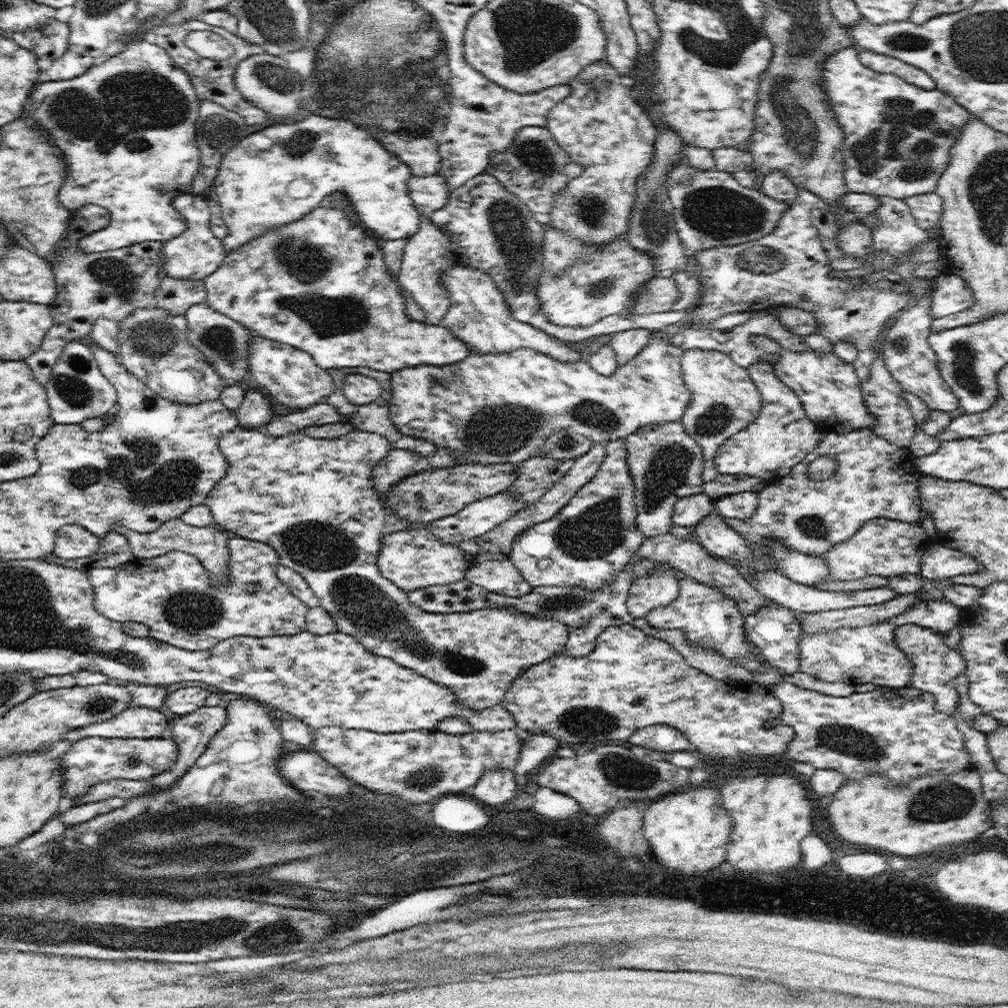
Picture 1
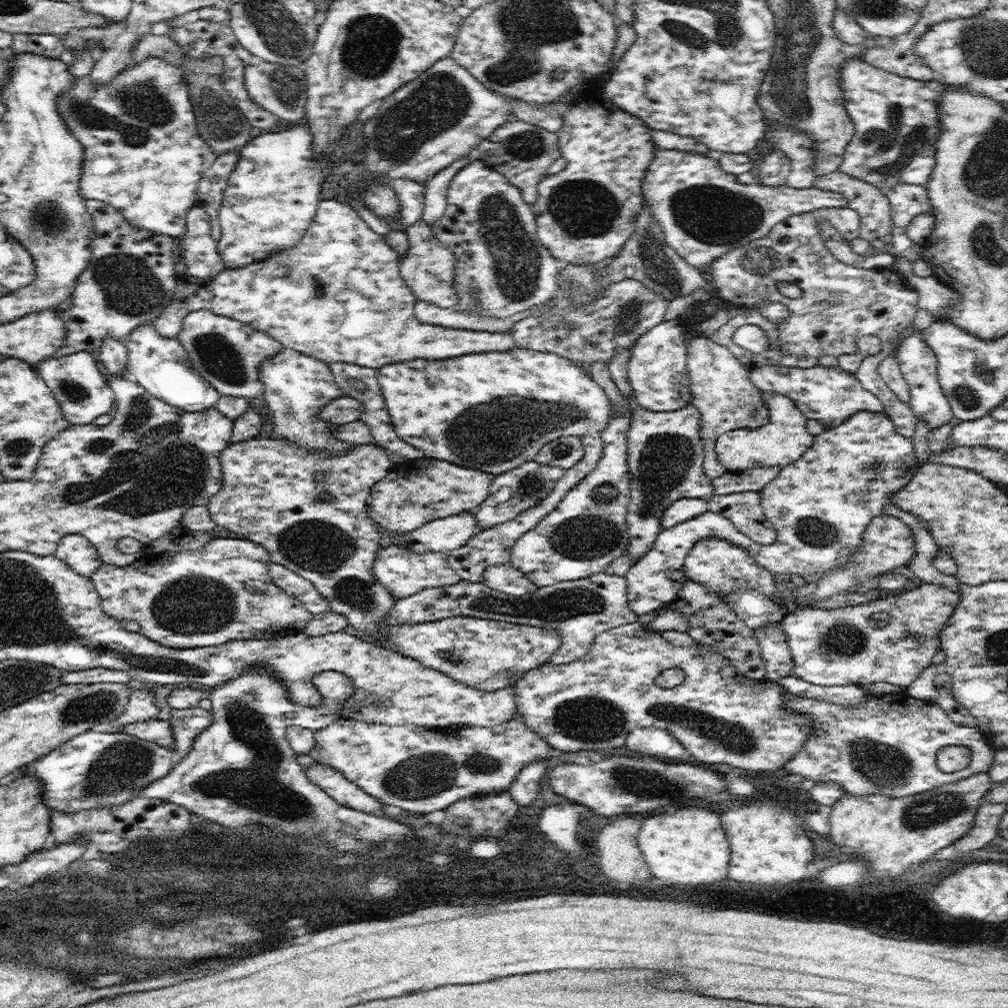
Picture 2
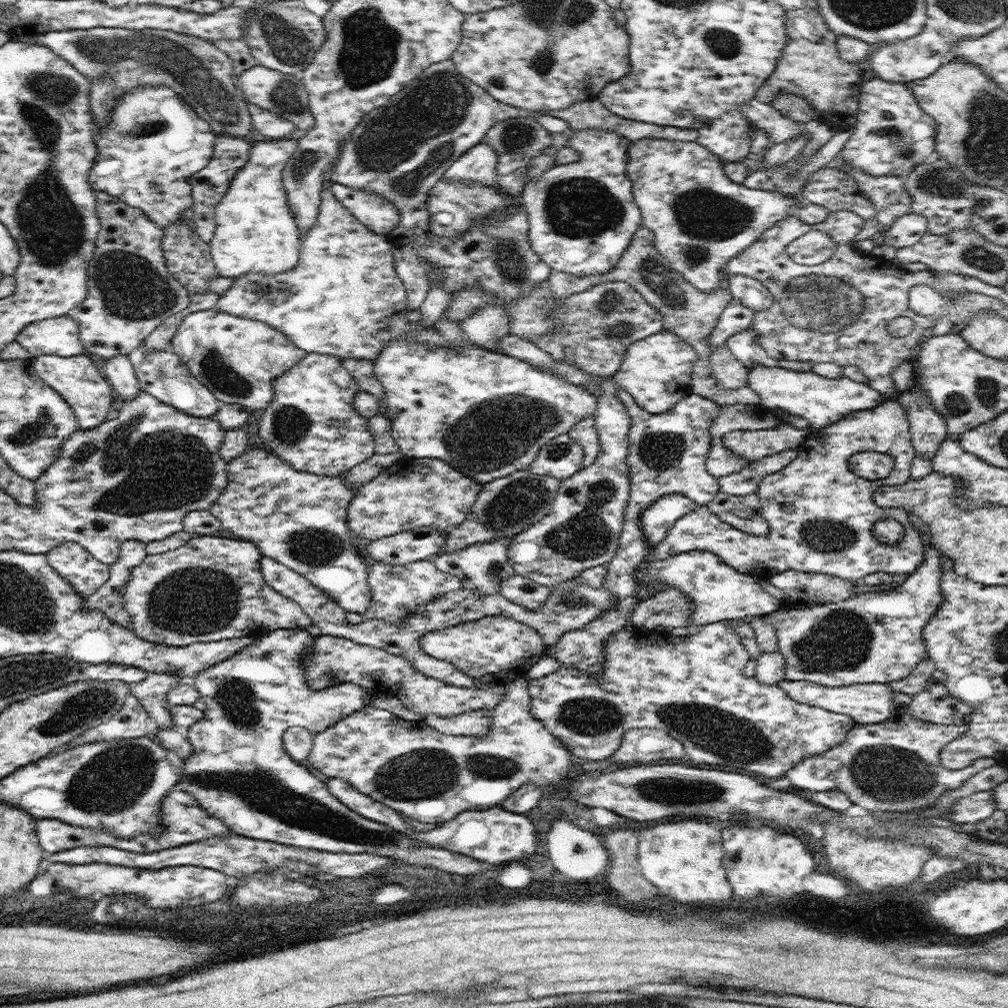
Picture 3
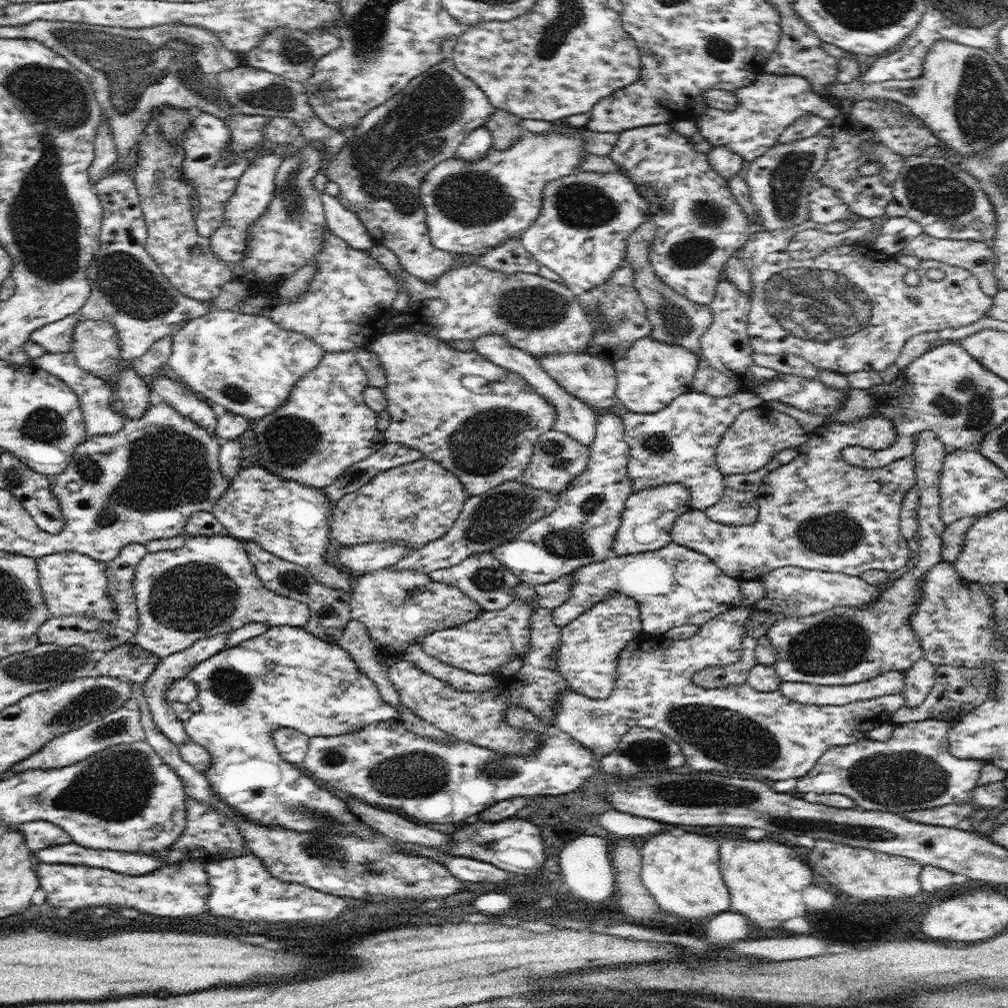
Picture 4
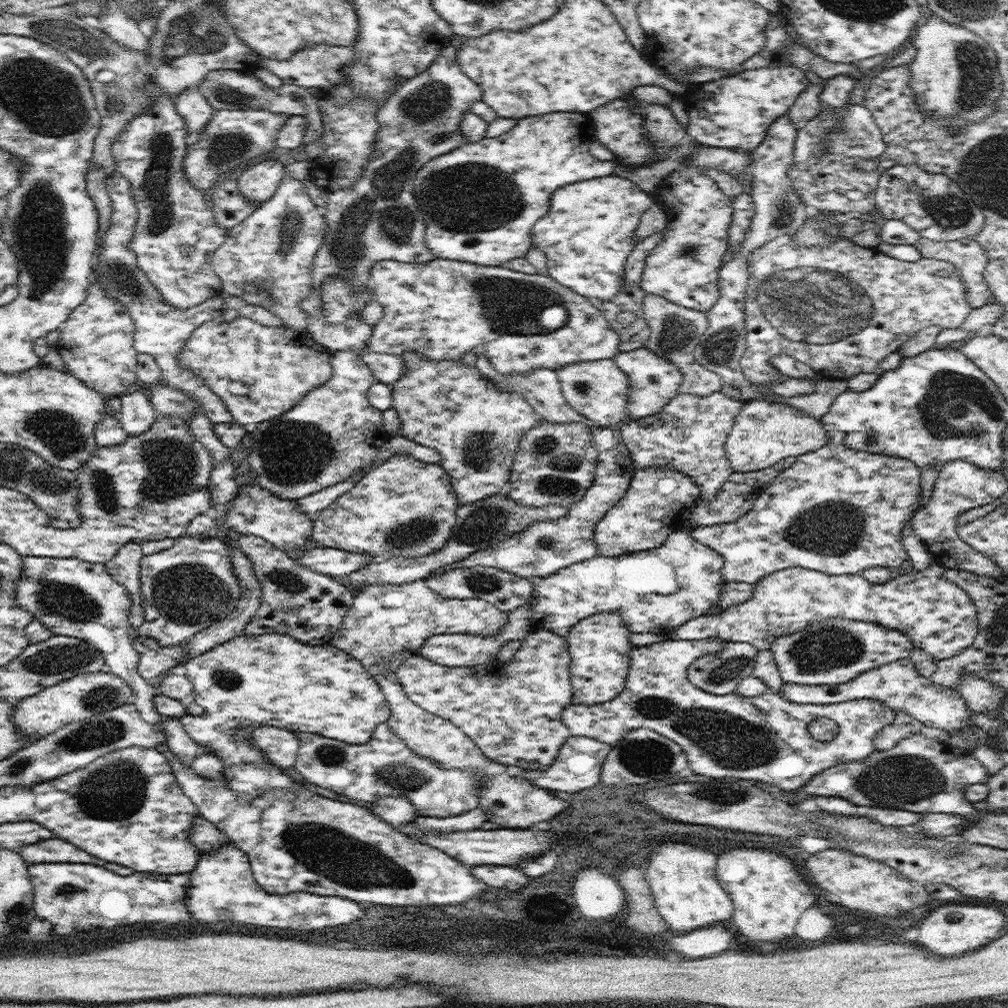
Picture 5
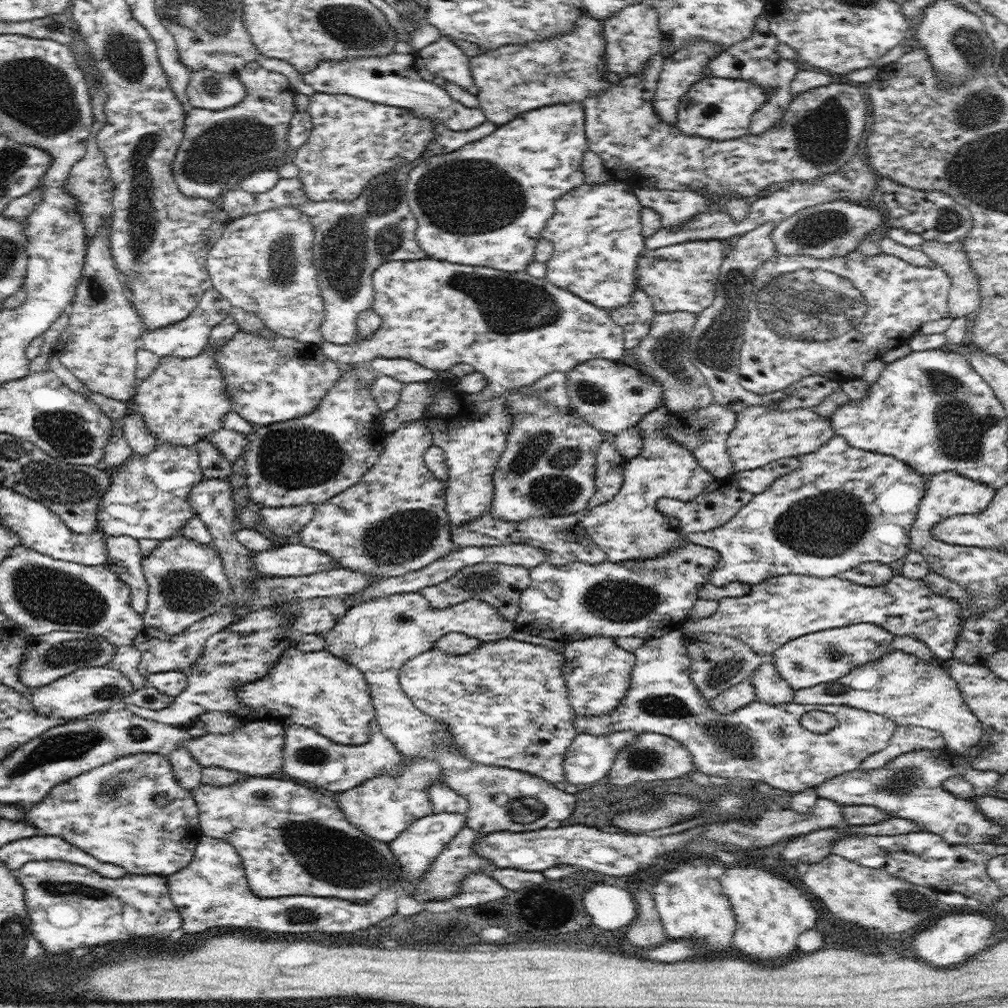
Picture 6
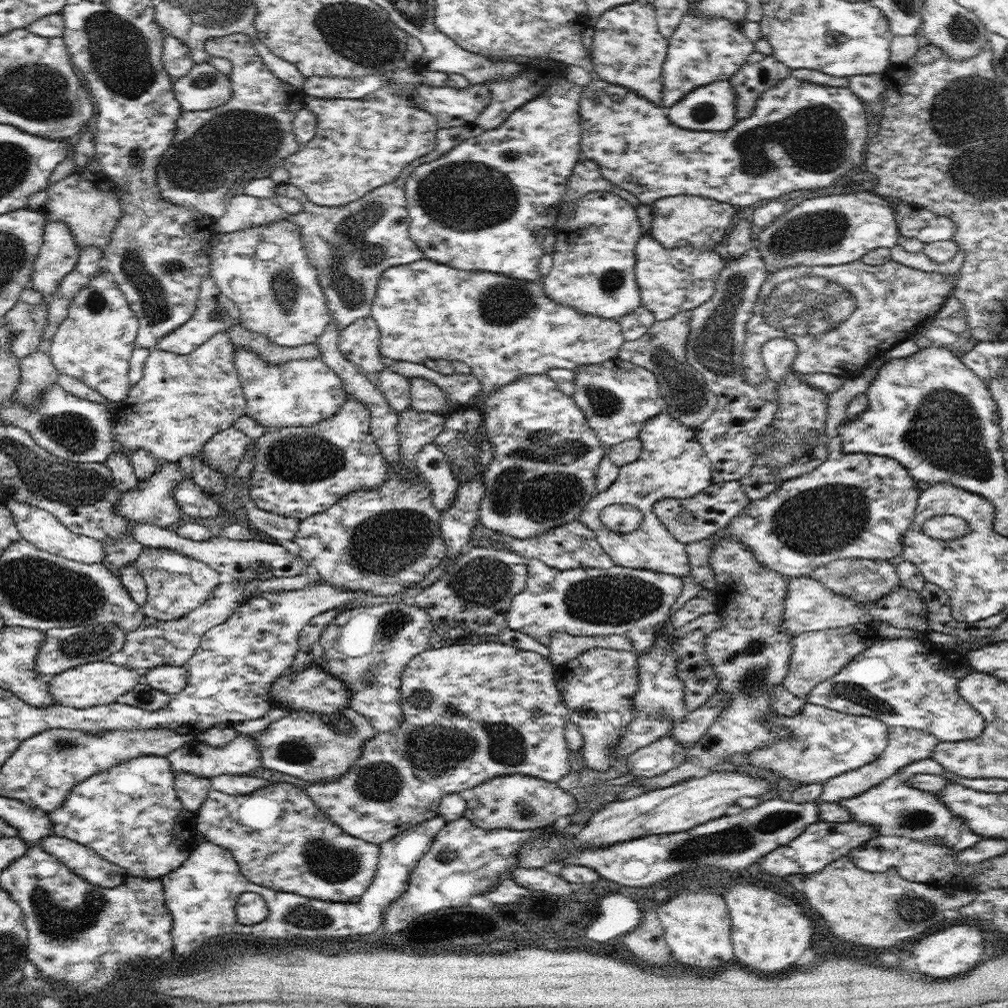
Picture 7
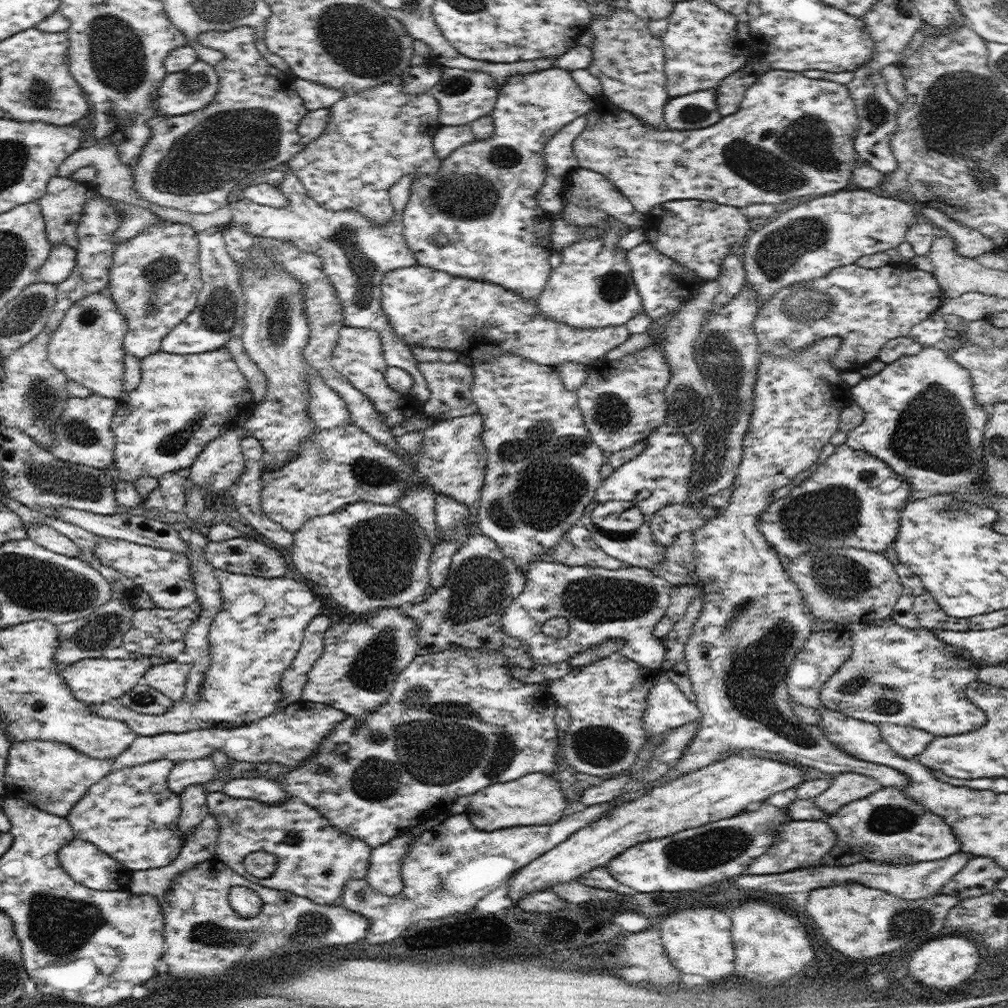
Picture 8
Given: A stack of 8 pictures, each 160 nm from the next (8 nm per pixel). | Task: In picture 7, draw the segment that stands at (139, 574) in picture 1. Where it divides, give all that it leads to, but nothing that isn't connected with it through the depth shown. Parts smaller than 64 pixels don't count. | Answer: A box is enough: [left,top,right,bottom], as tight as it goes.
[132,547,220,622]

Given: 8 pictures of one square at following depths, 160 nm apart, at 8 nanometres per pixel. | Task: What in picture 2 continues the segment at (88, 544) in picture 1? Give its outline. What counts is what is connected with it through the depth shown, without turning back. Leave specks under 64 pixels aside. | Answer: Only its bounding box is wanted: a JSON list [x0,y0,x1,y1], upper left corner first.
[53,533,103,578]

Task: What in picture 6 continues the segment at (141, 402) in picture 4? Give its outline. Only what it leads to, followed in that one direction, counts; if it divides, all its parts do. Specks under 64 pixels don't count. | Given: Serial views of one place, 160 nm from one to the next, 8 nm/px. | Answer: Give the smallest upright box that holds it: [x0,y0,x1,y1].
[117,399,158,456]

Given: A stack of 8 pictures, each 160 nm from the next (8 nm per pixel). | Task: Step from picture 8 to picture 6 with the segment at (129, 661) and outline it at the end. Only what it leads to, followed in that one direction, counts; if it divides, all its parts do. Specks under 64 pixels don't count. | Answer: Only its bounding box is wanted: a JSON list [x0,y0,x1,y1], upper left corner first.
[29,665,134,720]

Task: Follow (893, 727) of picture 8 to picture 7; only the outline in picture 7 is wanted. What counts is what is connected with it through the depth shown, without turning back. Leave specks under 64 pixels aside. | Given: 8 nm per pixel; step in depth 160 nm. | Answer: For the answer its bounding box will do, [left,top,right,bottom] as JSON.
[819,728,939,803]

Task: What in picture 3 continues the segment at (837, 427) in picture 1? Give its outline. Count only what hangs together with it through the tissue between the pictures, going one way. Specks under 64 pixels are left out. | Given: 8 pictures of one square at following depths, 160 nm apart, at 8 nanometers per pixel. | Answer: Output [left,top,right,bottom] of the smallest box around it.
[747,367,884,430]

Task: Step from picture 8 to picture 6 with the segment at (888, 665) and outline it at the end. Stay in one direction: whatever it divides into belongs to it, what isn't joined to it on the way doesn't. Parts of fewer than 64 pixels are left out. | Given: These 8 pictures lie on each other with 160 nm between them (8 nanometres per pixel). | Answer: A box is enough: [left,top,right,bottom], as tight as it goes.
[794,649,984,751]

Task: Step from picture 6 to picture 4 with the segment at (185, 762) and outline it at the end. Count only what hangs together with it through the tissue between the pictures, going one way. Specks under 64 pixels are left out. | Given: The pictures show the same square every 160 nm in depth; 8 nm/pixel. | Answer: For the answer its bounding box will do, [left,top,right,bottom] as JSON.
[142,632,229,747]

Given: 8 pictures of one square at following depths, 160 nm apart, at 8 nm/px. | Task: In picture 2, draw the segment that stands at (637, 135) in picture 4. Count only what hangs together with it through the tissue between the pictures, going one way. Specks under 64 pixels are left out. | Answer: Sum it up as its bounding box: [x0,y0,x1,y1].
[642,147,849,273]

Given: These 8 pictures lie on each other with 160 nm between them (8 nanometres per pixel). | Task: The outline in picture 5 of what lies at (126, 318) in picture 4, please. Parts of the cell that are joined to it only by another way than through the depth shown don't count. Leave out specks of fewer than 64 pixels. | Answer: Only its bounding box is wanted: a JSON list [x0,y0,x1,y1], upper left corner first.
[94,172,234,424]

